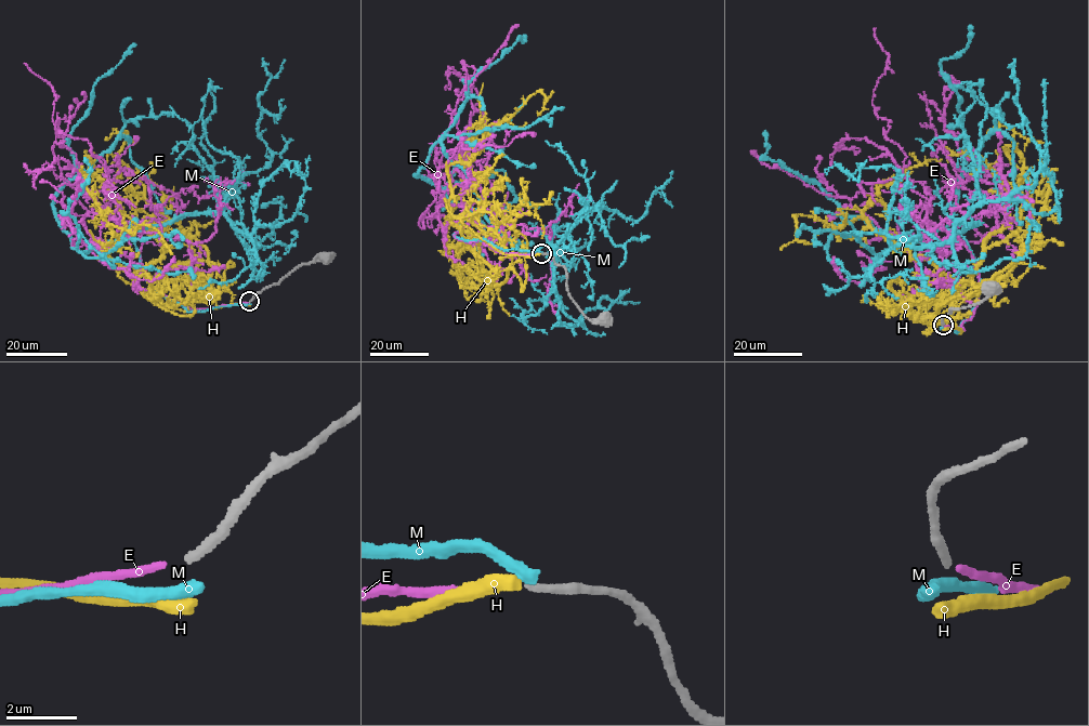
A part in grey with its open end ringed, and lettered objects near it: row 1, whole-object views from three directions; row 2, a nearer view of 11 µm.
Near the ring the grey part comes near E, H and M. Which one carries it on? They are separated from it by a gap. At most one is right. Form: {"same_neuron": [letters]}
{"same_neuron": ["E"]}

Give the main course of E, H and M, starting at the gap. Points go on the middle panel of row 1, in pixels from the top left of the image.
E: (539, 253), (458, 239), (477, 213), (437, 176), (420, 227), (449, 163), (480, 182), (489, 164)
H: (540, 253), (500, 252), (451, 216), (446, 168), (472, 157), (486, 128), (540, 91), (546, 101), (537, 115)
M: (541, 253), (455, 236), (481, 200), (438, 142), (415, 174), (445, 188), (502, 170), (513, 194), (539, 207)

